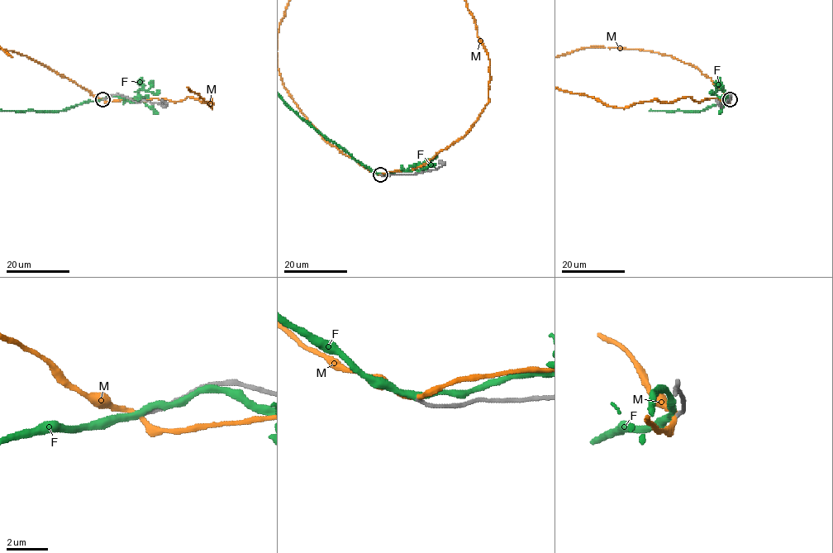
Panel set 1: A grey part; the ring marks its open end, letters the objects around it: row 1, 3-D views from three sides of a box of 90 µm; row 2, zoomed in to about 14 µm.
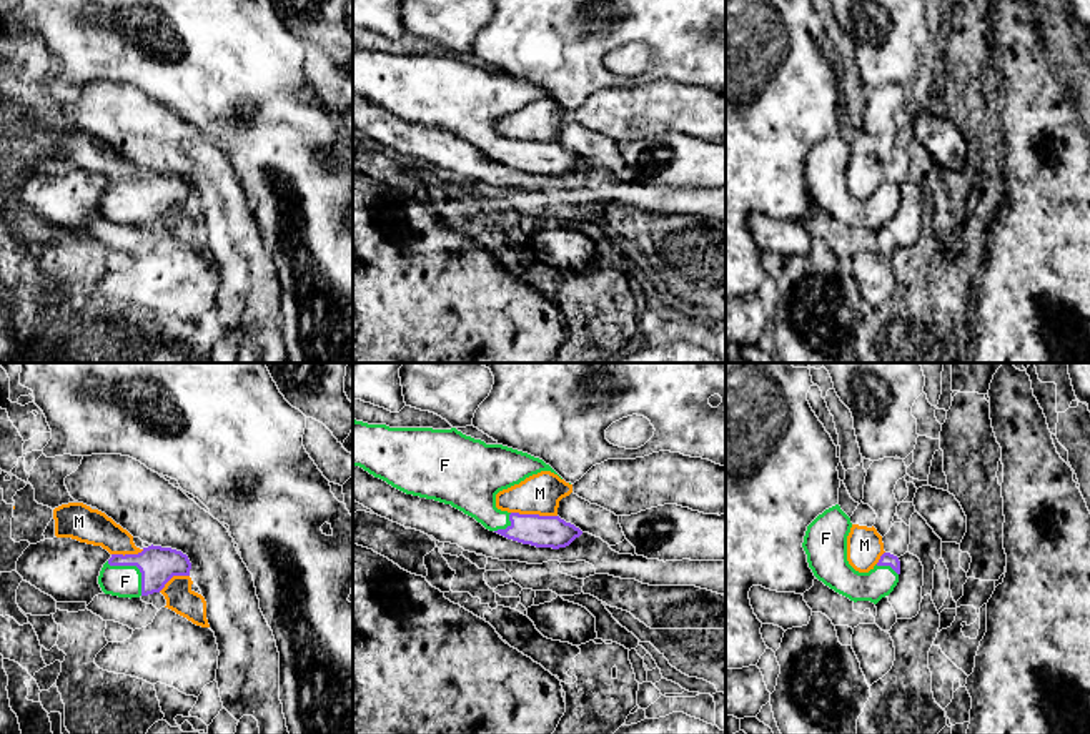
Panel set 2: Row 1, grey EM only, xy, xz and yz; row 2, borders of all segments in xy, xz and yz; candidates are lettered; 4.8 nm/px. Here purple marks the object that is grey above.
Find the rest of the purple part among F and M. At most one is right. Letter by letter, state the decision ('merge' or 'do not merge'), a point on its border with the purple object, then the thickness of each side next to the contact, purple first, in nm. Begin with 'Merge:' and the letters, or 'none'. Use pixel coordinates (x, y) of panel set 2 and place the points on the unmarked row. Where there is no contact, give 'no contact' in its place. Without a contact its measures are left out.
Merge: F
F: merge; contact xy (135, 192); calibres 180 and 160 nm
M: do not merge; contact xz (535, 142); calibres 160 and 190 nm

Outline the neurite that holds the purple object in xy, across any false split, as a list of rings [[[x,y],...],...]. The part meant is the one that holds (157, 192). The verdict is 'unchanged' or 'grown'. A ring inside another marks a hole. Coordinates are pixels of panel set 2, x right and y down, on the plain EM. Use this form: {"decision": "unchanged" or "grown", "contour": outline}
{"decision": "grown", "contour": [[[151,171],[138,181],[111,181],[98,211],[105,221],[131,226],[160,220],[173,203],[190,203],[190,196],[181,178]]]}

